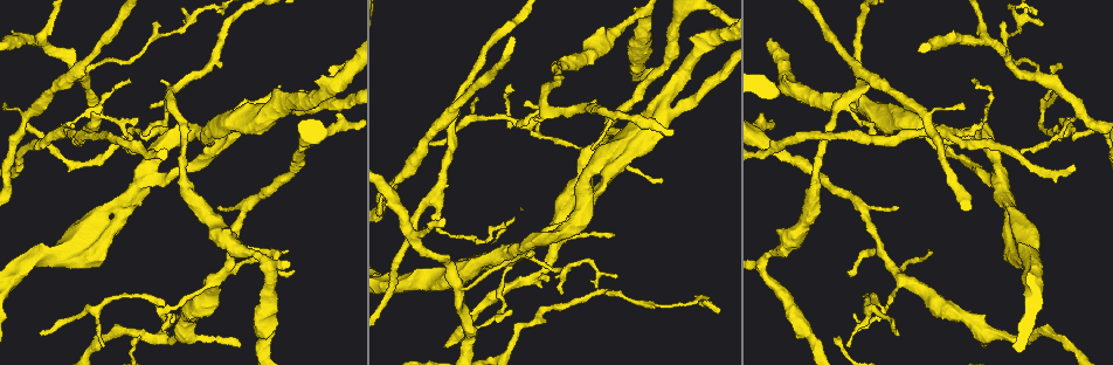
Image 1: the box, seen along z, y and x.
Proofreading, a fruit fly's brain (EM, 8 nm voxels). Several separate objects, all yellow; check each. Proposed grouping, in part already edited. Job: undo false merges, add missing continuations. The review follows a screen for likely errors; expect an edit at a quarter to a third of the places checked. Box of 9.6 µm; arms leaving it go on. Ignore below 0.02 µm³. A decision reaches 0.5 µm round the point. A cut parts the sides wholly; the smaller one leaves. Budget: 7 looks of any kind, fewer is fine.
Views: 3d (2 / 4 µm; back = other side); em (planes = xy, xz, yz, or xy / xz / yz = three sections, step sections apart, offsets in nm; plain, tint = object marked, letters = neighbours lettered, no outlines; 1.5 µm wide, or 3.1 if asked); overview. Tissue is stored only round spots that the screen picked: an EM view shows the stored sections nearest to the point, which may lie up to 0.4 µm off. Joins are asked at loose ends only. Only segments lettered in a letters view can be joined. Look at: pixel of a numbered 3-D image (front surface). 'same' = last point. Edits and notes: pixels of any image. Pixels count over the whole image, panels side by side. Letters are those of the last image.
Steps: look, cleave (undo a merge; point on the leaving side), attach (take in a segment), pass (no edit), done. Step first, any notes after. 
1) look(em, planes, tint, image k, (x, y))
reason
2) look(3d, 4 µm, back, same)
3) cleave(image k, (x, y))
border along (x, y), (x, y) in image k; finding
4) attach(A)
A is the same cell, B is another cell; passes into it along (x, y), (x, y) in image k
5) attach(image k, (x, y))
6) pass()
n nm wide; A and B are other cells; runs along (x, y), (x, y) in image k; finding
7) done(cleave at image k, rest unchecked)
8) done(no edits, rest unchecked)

look(3d, 2 µm, image 1, (505, 224))
thin end

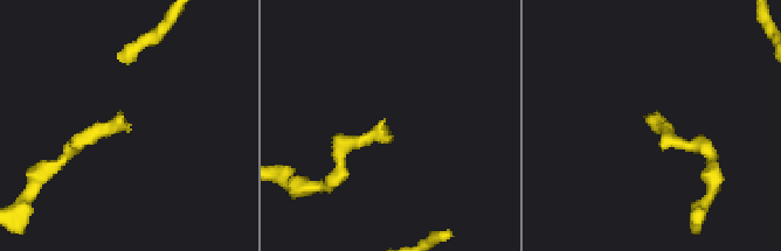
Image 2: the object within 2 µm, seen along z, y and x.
look(em, planes, letters, image 2, (123, 120))
now the EM

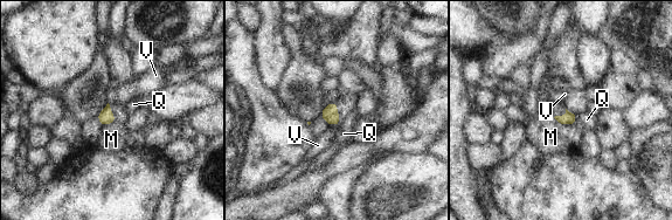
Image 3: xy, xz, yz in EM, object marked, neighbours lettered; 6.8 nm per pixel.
pass()
90 nm wide; M, Q and V are other cells; border along (330, 124), (339, 125) in image 3; none of them fits

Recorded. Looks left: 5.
look(em, xz, step 4, letters, image 1, (897, 330))

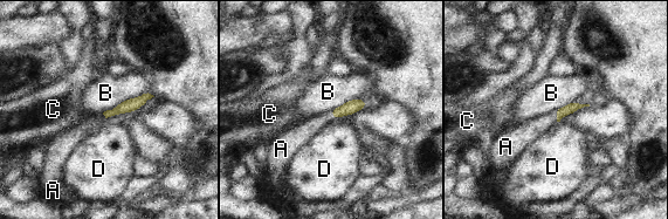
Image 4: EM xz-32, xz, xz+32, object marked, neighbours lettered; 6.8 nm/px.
attach(A)
A is the same cell, B, C and D are other cells; passes into it along (573, 107), (557, 116), (527, 132) in image 4; the neuron continues

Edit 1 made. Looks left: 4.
done(attach at image 4, rest unchecked)

